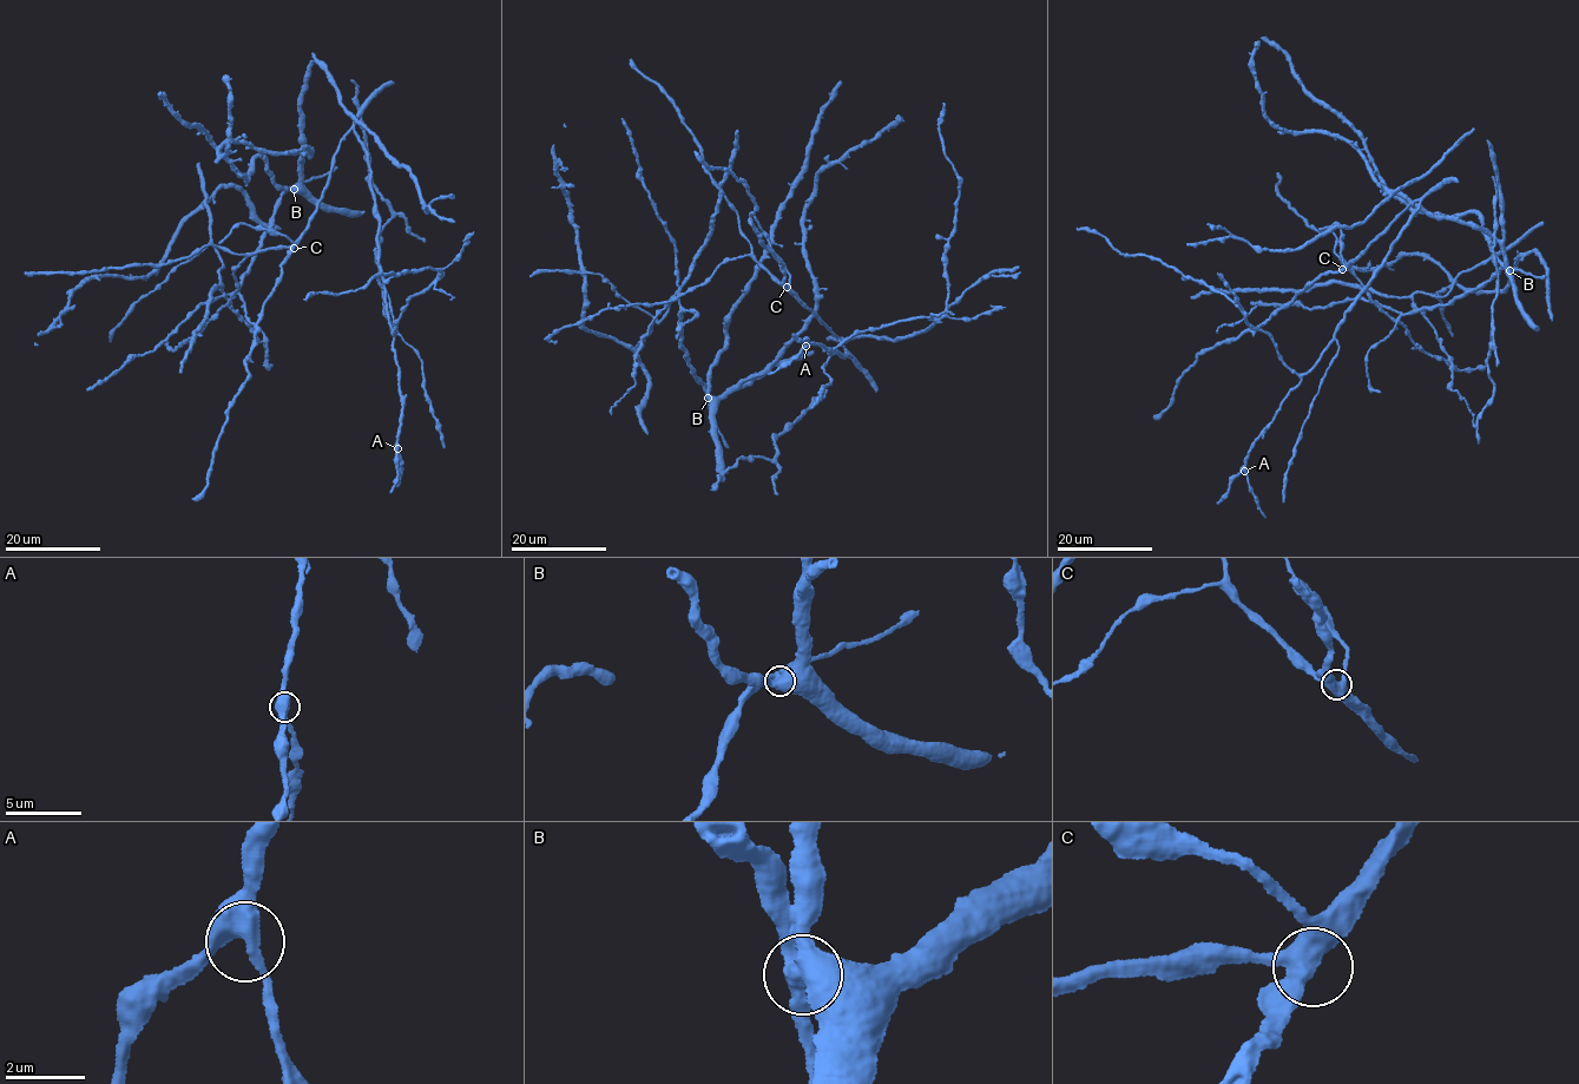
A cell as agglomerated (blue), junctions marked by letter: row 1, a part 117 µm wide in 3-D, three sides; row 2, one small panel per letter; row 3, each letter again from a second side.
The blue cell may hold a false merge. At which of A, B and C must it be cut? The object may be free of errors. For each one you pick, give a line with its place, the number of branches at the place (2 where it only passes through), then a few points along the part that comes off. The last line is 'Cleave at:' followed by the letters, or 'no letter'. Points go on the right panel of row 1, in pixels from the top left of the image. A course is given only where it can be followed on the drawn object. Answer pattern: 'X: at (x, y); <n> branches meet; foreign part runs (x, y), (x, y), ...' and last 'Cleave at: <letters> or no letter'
Cleave at: no letter

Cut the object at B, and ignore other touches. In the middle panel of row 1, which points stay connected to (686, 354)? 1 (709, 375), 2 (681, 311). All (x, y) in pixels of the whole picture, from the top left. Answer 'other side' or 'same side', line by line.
1: other side
2: same side

